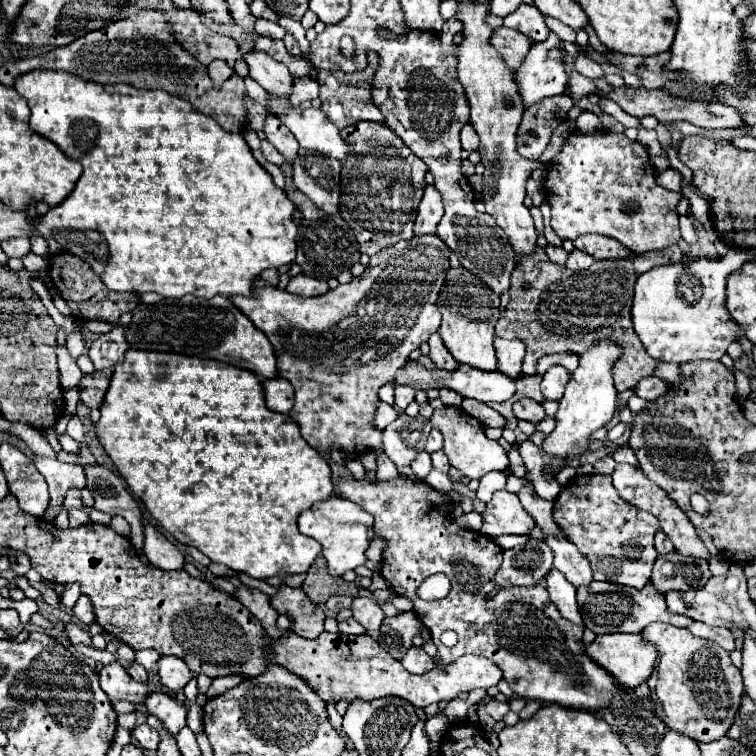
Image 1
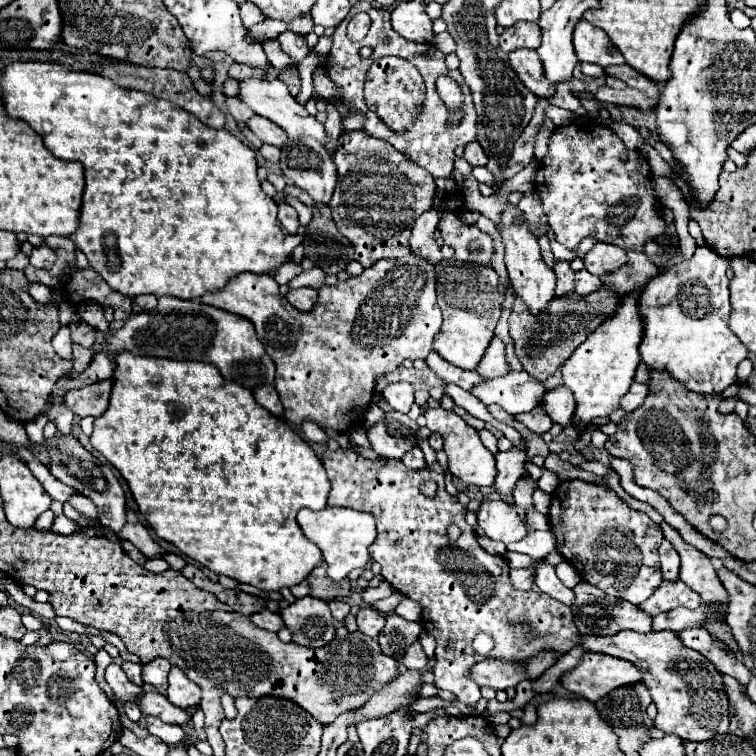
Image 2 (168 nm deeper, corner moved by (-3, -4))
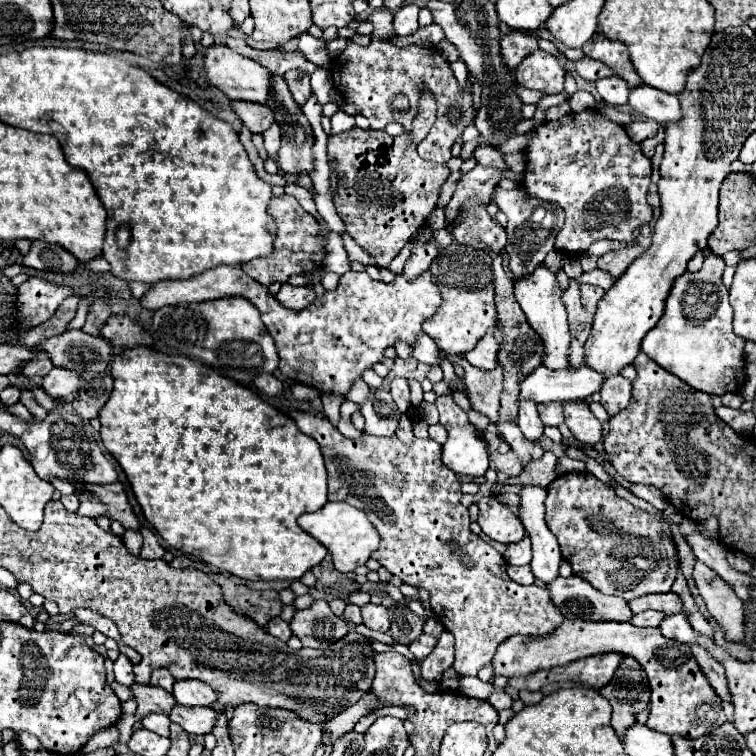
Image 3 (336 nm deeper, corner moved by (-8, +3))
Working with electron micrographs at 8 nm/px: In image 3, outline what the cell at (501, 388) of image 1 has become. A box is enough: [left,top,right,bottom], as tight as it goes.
[519,366,603,402]

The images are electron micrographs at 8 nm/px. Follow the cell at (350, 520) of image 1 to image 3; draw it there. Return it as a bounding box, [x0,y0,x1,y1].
[297,502,379,574]

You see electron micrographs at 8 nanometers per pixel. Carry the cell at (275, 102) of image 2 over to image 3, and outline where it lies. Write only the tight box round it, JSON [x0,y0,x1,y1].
[205,42,271,104]

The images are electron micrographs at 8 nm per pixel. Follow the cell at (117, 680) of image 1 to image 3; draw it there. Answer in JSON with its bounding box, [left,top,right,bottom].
[169,706,217,736]

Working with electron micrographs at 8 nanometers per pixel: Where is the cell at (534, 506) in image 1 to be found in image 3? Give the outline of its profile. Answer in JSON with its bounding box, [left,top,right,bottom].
[489,452,523,478]

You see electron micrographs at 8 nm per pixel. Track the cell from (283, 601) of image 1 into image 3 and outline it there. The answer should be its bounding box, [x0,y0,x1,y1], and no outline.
[291,600,349,648]

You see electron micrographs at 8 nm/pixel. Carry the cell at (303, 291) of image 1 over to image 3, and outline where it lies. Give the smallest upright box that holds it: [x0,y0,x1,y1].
[275,284,315,310]

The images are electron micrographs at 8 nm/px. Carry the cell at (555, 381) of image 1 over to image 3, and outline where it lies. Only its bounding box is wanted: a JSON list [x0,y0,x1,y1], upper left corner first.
[563,402,602,444]

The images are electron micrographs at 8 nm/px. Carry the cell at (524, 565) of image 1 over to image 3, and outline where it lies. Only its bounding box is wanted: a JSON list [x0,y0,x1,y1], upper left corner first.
[507,566,533,584]

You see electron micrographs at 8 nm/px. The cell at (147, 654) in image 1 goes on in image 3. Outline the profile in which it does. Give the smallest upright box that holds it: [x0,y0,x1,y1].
[151,668,173,692]

